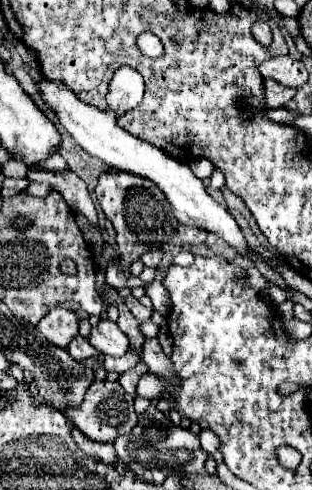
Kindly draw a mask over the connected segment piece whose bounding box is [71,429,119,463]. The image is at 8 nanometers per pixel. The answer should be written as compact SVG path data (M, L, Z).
M73 429L71 435L73 435L77 447L79 447L85 455L89 455L89 457L93 457L93 459L97 459L97 461L103 461L103 463L115 463L115 461L119 461L113 443L91 441L89 437L83 437L83 433L79 433L79 429Z

